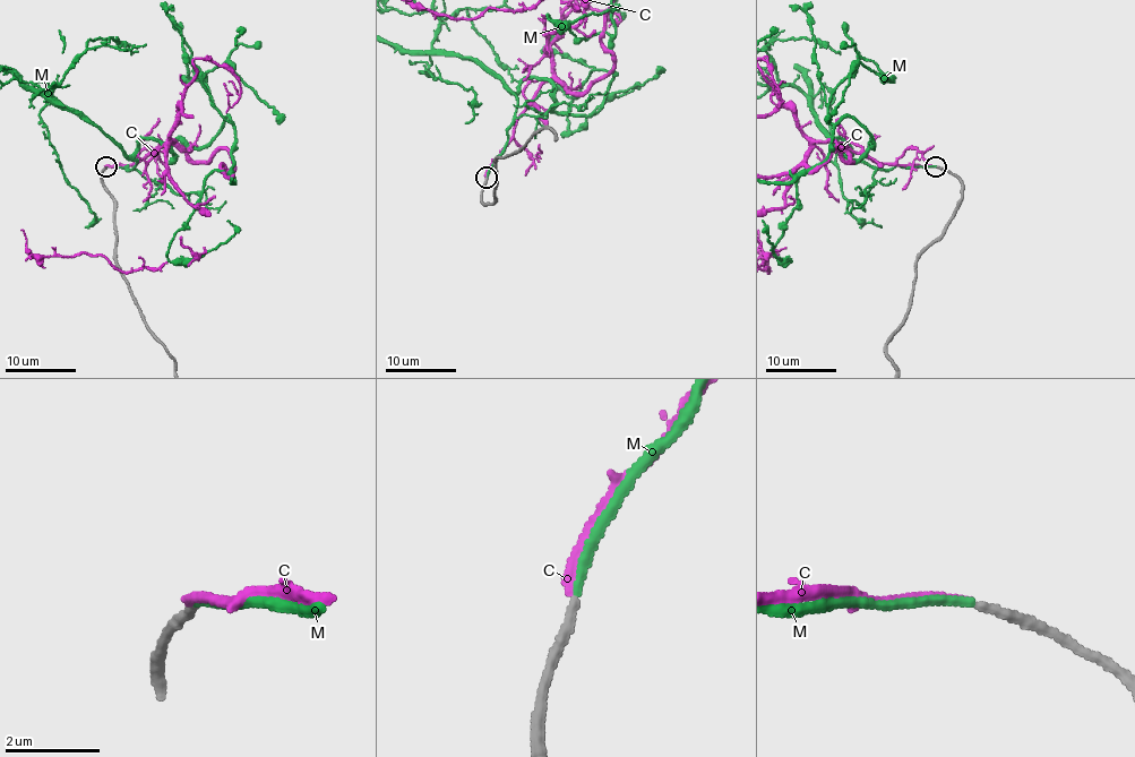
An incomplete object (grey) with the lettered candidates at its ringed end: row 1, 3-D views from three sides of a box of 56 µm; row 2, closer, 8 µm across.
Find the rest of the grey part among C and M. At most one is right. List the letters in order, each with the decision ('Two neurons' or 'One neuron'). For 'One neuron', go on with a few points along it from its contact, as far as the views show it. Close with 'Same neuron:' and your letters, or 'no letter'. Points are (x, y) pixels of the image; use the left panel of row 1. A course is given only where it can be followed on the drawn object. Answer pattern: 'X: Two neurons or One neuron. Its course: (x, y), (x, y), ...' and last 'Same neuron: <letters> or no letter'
C: Two neurons
M: One neuron
Same neuron: M

